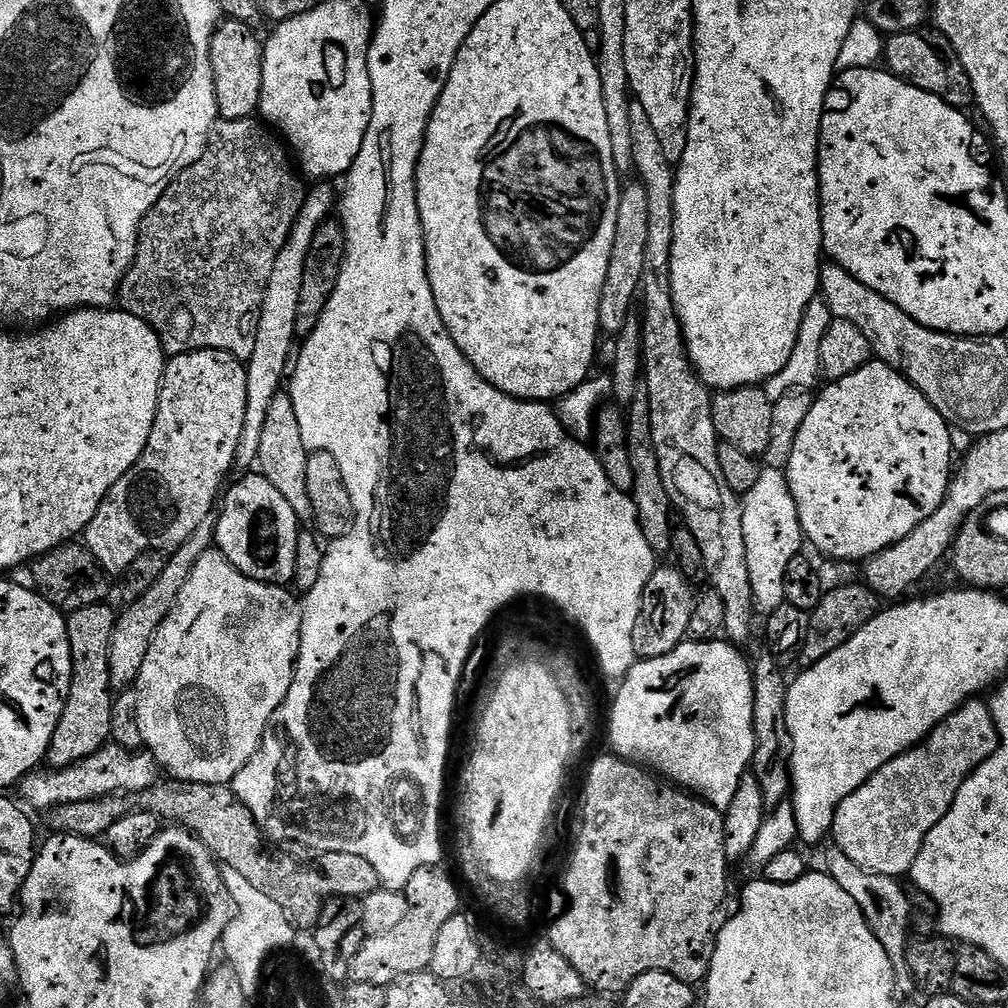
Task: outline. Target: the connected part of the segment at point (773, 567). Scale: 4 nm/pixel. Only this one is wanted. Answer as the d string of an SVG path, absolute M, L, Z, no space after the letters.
M765 467L754 490L743 493L742 534L746 534L746 566L750 570L750 586L757 613L767 614L786 603L784 575L790 558L801 555L805 547L804 532L800 528L798 506L788 489L788 477L779 468Z

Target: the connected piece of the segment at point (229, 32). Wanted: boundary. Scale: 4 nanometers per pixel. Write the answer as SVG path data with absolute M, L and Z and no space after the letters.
M225 19L210 42L216 110L221 120L247 120L257 115L262 98L264 44L255 36L253 25Z

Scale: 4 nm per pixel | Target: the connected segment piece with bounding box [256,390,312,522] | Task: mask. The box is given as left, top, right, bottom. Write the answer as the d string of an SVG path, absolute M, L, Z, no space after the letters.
M281 390L270 402L270 410L266 413L256 464L259 475L267 478L282 493L282 498L290 502L290 510L294 510L297 521L300 522L312 520L310 494L306 487L306 462L309 455L306 442L302 442L302 430L298 427L298 414L294 414L292 397L287 391Z

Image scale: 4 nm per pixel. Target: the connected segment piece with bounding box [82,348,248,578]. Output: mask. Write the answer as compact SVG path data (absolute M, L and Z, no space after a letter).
M209 348L184 352L165 363L150 442L146 442L142 458L138 458L132 469L118 478L110 494L106 494L102 506L98 506L98 514L94 514L90 526L82 533L83 543L109 577L123 577L130 562L134 562L134 558L143 552L175 552L178 546L182 546L182 542L190 538L190 534L194 534L194 530L198 530L198 526L202 526L202 522L213 515L225 487L224 475L233 471L236 463L236 451L242 438L242 422L246 422L247 373L245 361L222 350Z

